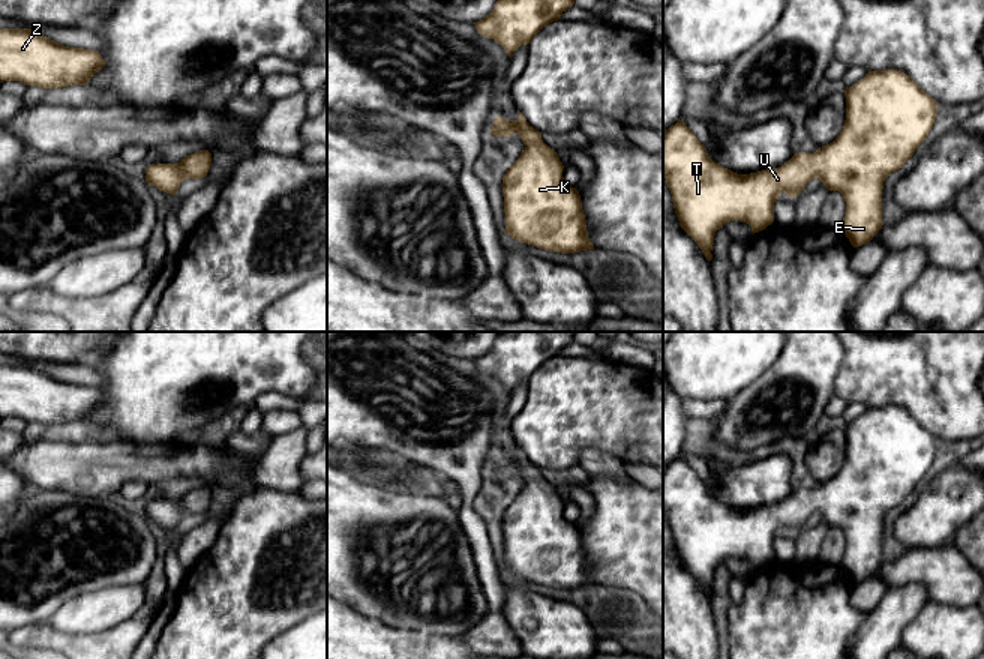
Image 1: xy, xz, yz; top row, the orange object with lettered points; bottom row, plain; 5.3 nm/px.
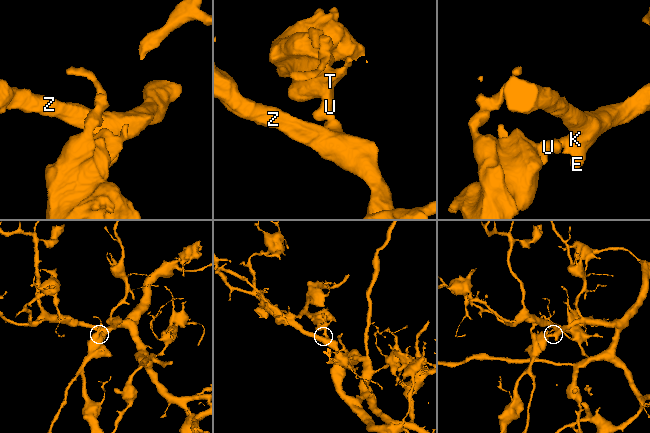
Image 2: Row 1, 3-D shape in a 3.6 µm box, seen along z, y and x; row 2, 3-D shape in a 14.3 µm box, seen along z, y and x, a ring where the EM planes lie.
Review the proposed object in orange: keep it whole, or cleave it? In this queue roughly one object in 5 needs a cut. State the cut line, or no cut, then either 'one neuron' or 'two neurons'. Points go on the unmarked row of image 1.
no cut; one neuron

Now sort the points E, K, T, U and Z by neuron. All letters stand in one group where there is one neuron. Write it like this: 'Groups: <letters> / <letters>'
Groups: E K T U Z

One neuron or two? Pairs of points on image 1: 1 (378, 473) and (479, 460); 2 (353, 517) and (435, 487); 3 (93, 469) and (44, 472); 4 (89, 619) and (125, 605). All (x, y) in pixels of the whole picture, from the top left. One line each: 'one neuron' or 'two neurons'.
1: two neurons
2: two neurons
3: one neuron
4: one neuron

